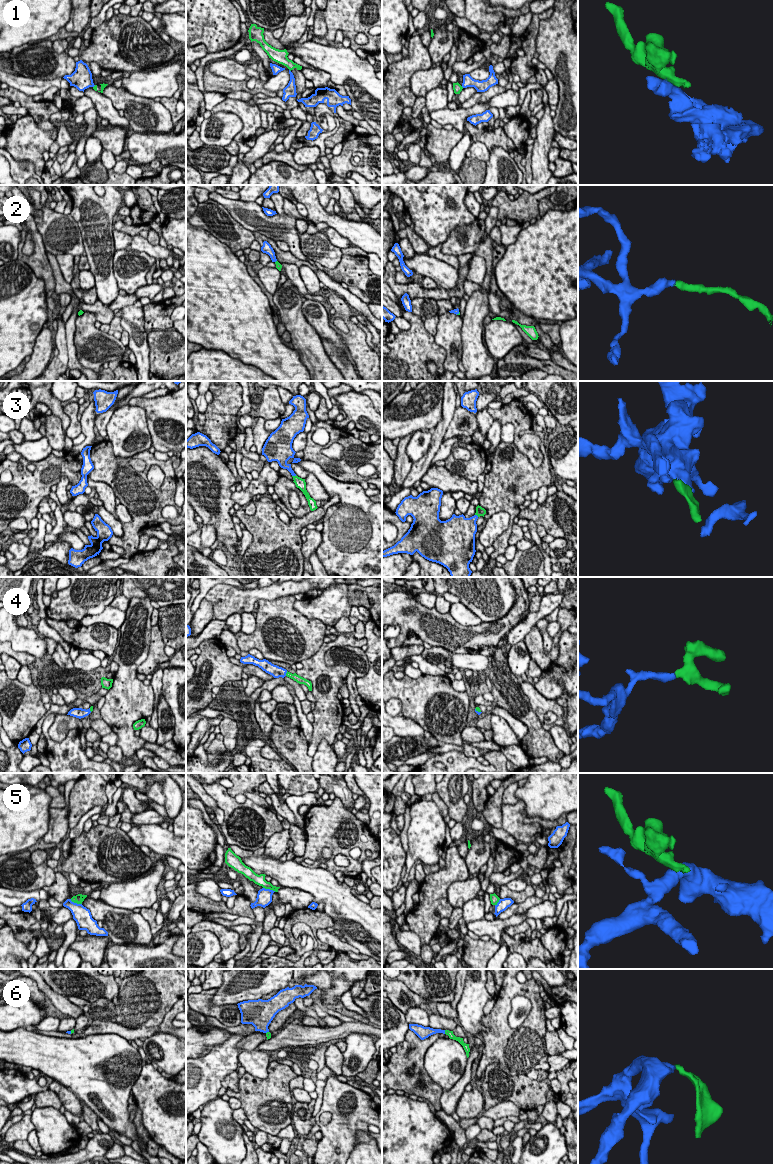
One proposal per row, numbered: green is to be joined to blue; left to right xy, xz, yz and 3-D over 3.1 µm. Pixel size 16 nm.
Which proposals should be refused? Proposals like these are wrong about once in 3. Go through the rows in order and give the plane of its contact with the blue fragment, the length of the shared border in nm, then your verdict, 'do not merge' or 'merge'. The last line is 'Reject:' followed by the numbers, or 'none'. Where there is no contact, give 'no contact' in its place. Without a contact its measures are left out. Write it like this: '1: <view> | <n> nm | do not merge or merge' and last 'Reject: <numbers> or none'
1: no contact | do not merge
2: yz | 70 nm | merge
3: xz | 80 nm | merge
4: xz | 90 nm | merge
5: xy | 200 nm | do not merge
6: yz | 70 nm | merge
Reject: 1, 5

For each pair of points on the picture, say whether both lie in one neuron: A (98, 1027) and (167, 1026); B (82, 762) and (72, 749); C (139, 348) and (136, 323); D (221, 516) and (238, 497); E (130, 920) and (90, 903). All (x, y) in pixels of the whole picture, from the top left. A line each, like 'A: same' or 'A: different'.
A: same
B: same
C: same
D: different
E: same

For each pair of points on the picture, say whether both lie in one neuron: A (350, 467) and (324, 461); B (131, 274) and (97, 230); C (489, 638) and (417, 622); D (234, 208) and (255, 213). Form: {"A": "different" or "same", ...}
{"A": "same", "B": "different", "C": "same", "D": "same"}

